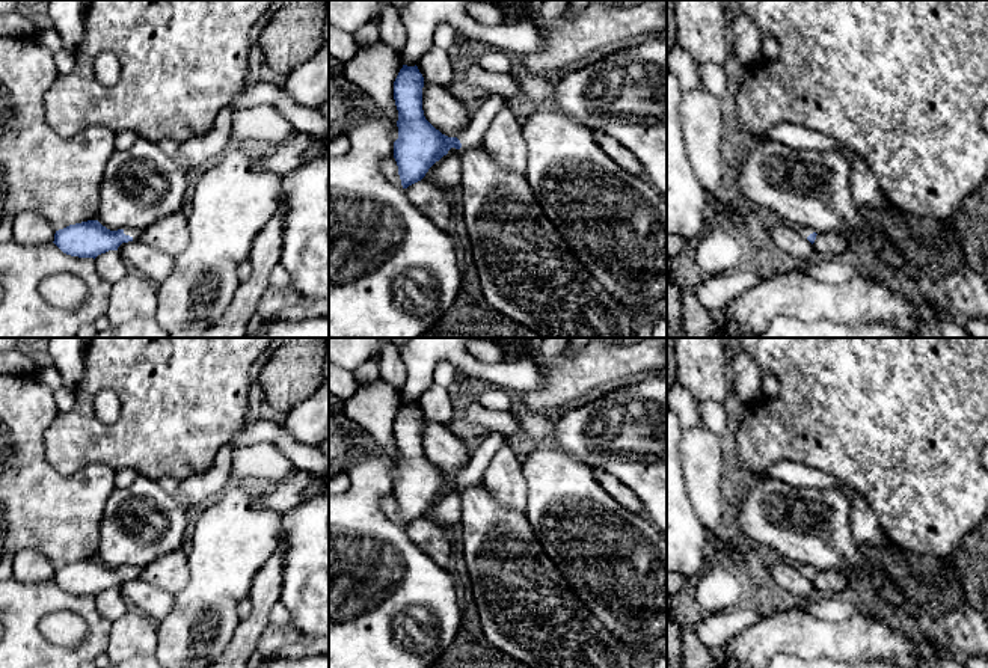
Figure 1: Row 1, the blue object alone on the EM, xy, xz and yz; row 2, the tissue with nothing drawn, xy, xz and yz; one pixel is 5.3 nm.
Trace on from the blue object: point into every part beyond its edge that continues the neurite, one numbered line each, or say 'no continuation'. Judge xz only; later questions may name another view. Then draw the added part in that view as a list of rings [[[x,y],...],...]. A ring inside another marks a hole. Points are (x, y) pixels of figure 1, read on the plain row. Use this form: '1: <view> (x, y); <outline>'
1: xz (481, 456); [[[492,431],[486,434],[481,443],[471,452],[468,466],[457,473],[462,484],[477,484],[481,481],[493,455],[507,443],[507,437]]]

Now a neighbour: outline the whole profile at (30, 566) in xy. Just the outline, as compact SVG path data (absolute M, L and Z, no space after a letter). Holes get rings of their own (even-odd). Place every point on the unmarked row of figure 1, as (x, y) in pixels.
M24 549L15 555L12 578L21 584L44 582L54 579L54 571L42 552Z

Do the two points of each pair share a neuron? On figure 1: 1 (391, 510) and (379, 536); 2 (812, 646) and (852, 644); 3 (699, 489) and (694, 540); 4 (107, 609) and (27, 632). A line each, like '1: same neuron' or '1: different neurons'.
1: different neurons
2: same neuron
3: different neurons
4: different neurons

